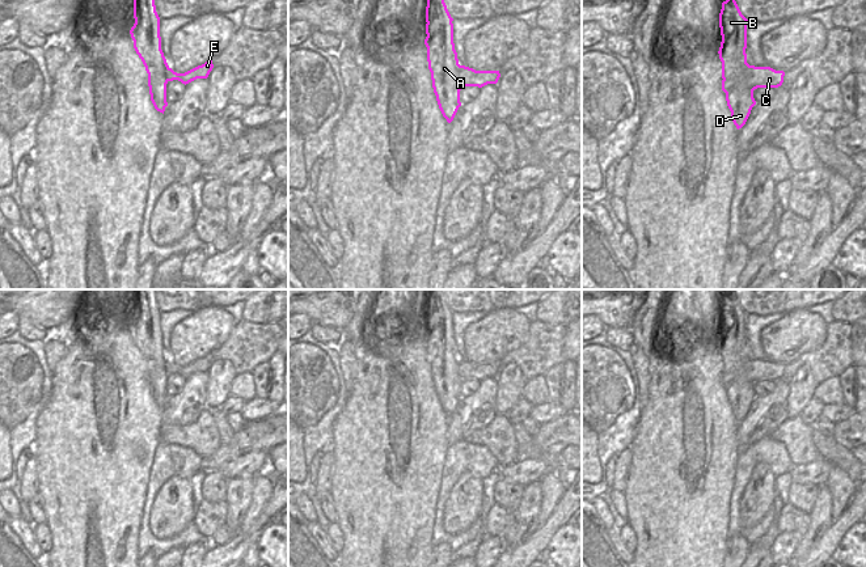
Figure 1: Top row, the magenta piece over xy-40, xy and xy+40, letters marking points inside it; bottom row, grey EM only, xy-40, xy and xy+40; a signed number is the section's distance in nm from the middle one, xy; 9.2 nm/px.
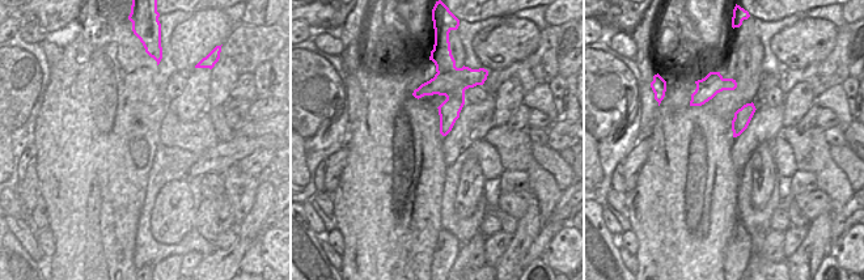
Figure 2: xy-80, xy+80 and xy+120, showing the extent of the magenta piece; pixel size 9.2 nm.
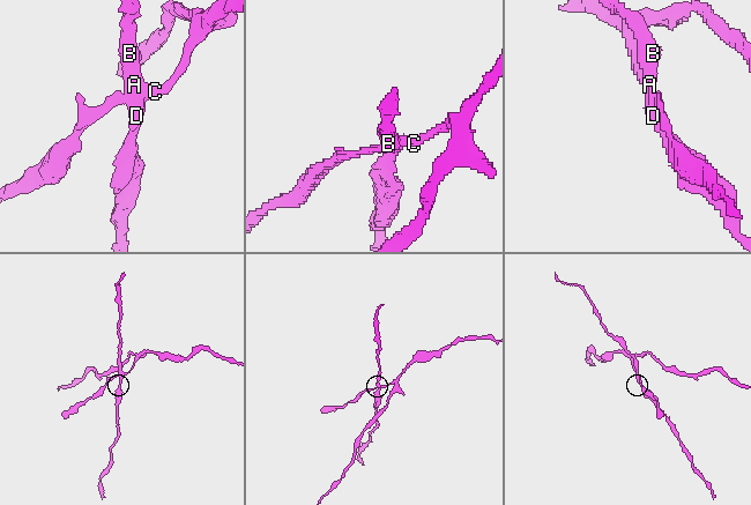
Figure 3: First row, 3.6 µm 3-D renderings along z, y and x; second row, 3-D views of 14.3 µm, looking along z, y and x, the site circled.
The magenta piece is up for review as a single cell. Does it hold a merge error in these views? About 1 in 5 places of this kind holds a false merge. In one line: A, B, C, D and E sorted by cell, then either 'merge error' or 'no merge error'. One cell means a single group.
A B D / C E; merge error

